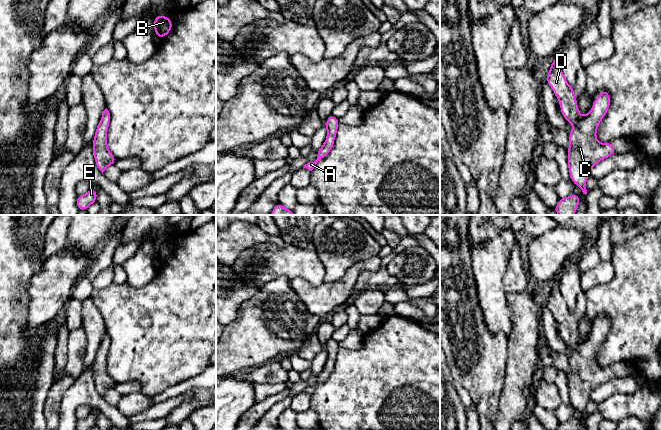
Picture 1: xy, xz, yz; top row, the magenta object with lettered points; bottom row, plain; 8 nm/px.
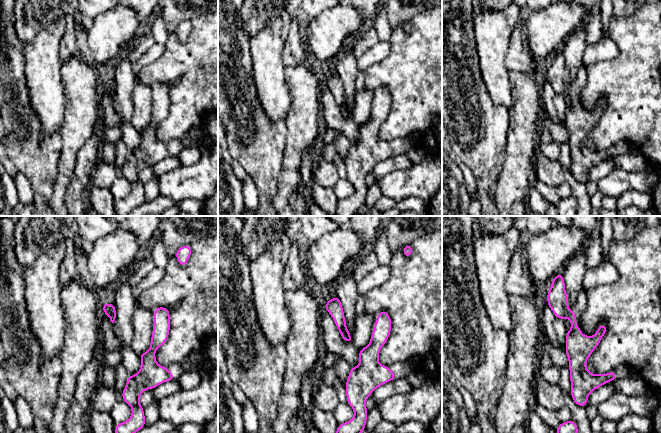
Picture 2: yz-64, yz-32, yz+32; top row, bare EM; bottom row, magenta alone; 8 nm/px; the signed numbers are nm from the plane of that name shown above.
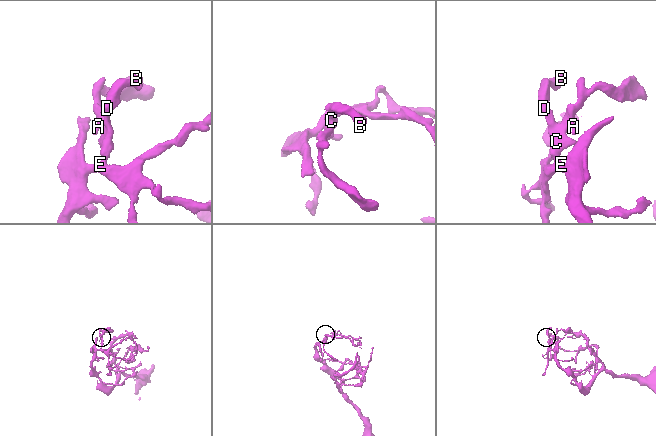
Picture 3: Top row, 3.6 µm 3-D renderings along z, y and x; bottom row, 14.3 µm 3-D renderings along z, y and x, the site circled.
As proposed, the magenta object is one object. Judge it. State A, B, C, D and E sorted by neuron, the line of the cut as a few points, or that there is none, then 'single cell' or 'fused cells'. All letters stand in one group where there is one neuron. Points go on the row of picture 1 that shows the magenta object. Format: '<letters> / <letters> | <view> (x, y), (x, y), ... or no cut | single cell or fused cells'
A B C D E | no cut | single cell

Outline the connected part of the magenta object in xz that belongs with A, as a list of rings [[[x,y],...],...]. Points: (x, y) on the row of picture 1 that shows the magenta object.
[[[333,115],[328,116],[326,120],[326,125],[325,125],[327,129],[326,141],[317,151],[317,154],[318,154],[317,159],[314,162],[308,162],[307,164],[304,165],[303,168],[306,168],[309,171],[312,171],[315,168],[317,162],[323,159],[331,151],[331,149],[334,146],[333,142],[336,138],[336,133],[337,133],[339,124],[340,123],[337,117]]]

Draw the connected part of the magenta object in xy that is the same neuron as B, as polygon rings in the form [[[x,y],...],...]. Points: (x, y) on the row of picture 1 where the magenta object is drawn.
[[[157,15],[154,18],[154,30],[158,38],[165,37],[172,30],[172,21],[169,17]]]

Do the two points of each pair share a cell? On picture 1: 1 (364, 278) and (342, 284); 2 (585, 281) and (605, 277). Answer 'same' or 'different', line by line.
1: different
2: same

